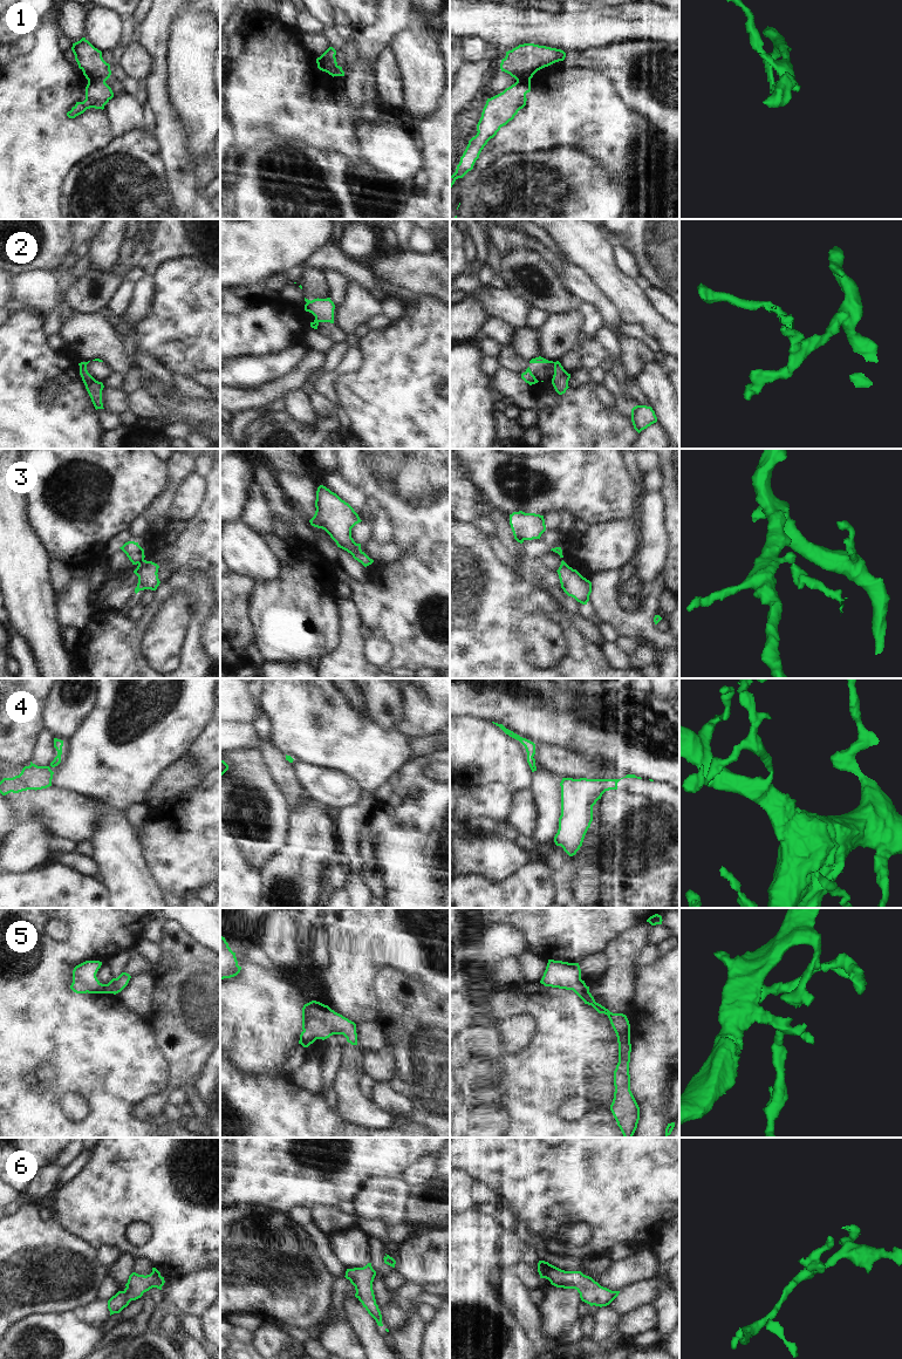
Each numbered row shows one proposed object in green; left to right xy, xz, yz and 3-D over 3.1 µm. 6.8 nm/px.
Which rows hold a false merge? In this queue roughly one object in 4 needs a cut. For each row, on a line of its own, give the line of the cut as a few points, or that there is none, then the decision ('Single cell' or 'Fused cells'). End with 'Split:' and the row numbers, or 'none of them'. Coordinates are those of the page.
1: Split along xz (320, 63), (328, 60), (336, 66). Fused cells
2: Split along xz (314, 321), (316, 326). Fused cells
3: Split along xy (143, 559), (137, 562). Fused cells
4: No split. Single cell
5: No split. Single cell
6: No split. Single cell
Split: 1, 2, 3

